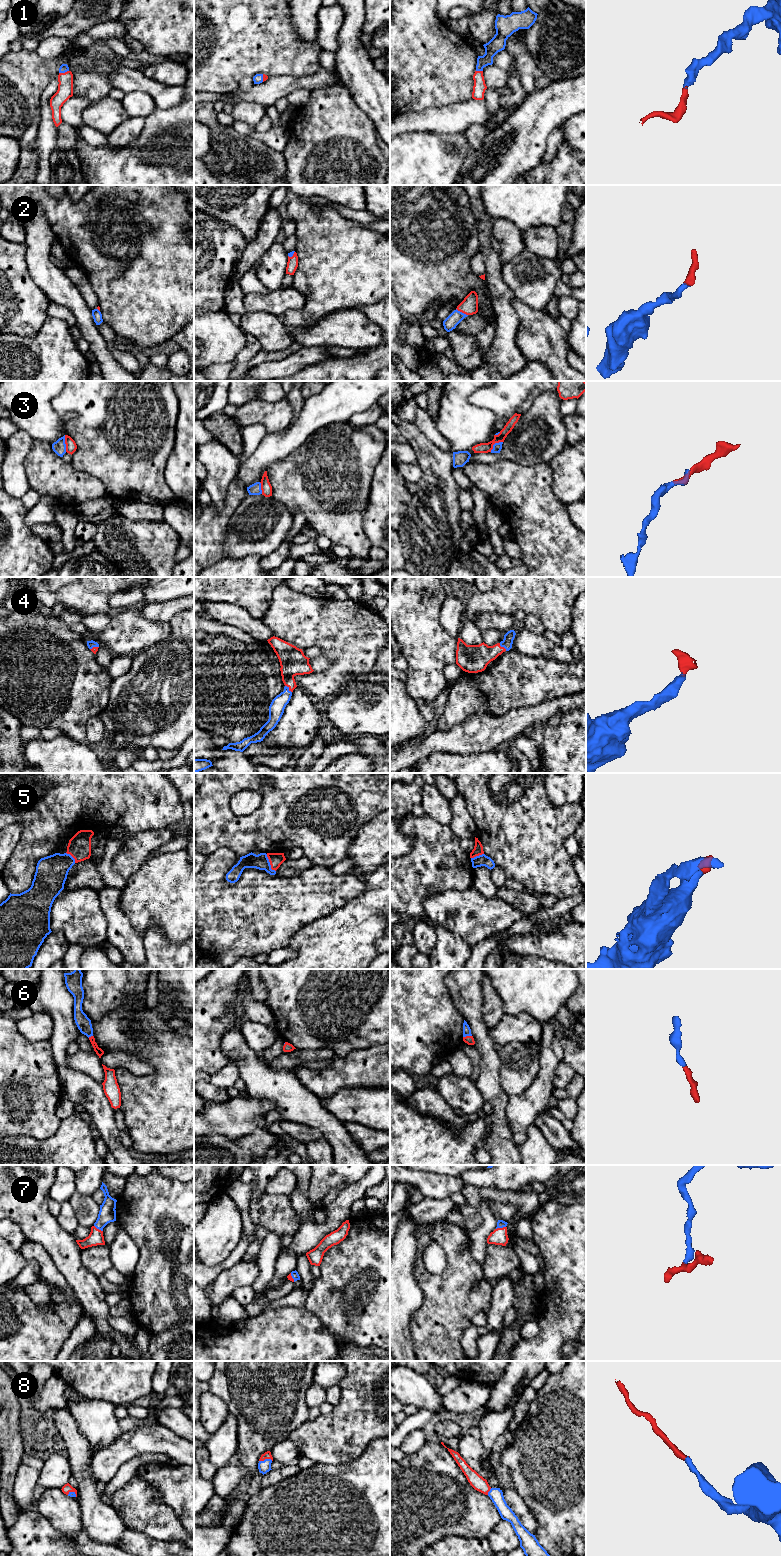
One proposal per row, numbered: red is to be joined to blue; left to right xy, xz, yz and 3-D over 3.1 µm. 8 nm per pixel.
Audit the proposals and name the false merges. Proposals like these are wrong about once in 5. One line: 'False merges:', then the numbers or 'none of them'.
False merges: 3

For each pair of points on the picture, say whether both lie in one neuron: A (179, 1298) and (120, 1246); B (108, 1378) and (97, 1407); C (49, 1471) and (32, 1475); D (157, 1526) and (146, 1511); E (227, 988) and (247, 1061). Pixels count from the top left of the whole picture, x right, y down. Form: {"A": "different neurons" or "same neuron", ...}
{"A": "different neurons", "B": "different neurons", "C": "different neurons", "D": "same neuron", "E": "different neurons"}

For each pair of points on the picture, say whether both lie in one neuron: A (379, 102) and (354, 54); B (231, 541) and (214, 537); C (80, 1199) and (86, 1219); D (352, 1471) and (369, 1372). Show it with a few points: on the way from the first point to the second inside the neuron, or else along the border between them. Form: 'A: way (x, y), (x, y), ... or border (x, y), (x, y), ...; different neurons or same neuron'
A: way (371, 90), (358, 75), (355, 66); same neuron
B: border (230, 516), (223, 540), (226, 556); different neurons
C: way (82, 1204), (86, 1209), (86, 1214); same neuron
D: border (370, 1443), (355, 1459), (331, 1465); different neurons

